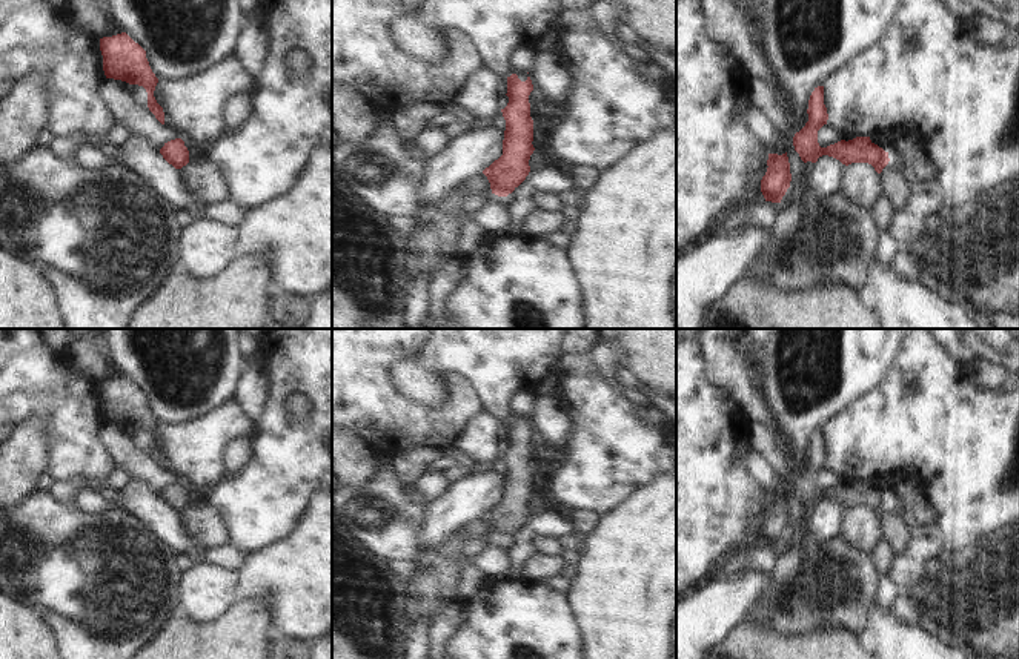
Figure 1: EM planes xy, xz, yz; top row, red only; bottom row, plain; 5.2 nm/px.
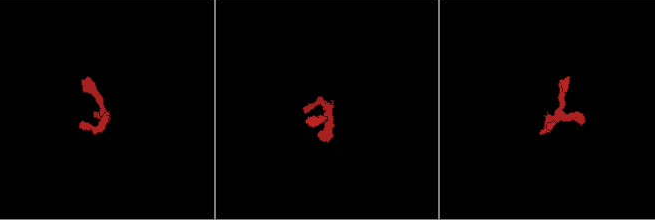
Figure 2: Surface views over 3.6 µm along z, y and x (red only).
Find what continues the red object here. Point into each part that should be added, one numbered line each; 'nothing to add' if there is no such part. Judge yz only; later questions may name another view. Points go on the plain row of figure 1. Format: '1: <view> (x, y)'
1: yz (895, 532)

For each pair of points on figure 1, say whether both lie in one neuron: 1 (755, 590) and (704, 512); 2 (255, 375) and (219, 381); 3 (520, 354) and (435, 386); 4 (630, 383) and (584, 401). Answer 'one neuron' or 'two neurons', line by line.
1: two neurons
2: two neurons
3: one neuron
4: two neurons

